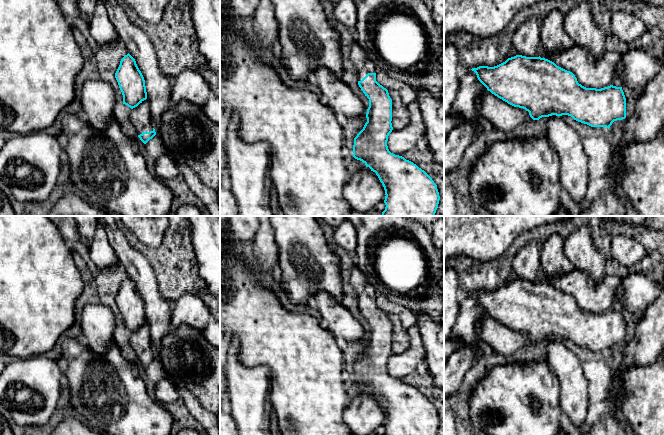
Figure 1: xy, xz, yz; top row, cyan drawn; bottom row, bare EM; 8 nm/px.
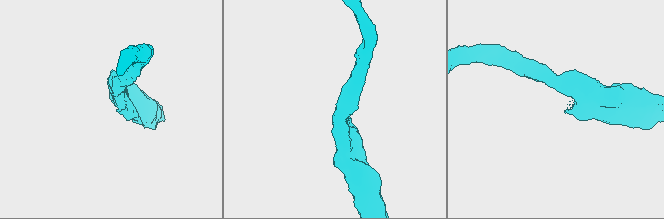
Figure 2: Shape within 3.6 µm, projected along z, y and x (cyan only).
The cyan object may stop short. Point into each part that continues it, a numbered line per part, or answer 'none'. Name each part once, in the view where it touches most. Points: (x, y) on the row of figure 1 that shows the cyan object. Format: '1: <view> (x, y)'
1: yz (499, 114)

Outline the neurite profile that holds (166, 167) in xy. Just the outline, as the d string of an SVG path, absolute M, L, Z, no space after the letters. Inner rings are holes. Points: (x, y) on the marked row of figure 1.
M165 153L155 160L155 173L164 182L181 175L177 161L170 153Z

